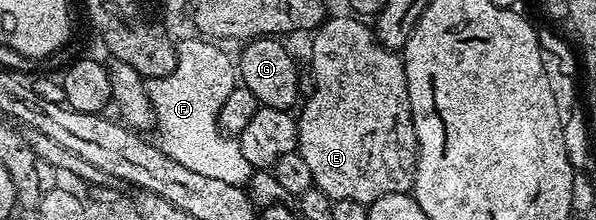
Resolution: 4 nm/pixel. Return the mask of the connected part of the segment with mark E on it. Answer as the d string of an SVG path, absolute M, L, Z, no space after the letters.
M333 16L317 27L313 38L313 91L309 99L300 107L301 118L296 119L297 123L297 150L307 160L307 168L311 168L313 186L323 191L332 200L355 200L368 204L379 196L388 194L404 194L412 191L413 177L417 167L417 137L415 136L415 124L413 113L409 103L407 92L407 80L405 79L405 63L394 51L388 50L386 46L377 41L377 35L372 29L364 26L362 19L357 16Z

